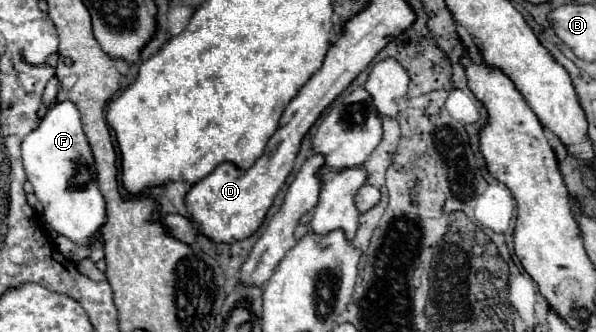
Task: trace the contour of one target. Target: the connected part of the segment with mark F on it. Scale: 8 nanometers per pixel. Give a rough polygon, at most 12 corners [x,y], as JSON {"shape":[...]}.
{"shape":[[60,102],[22,142],[44,220],[102,240],[106,202],[78,108]]}

